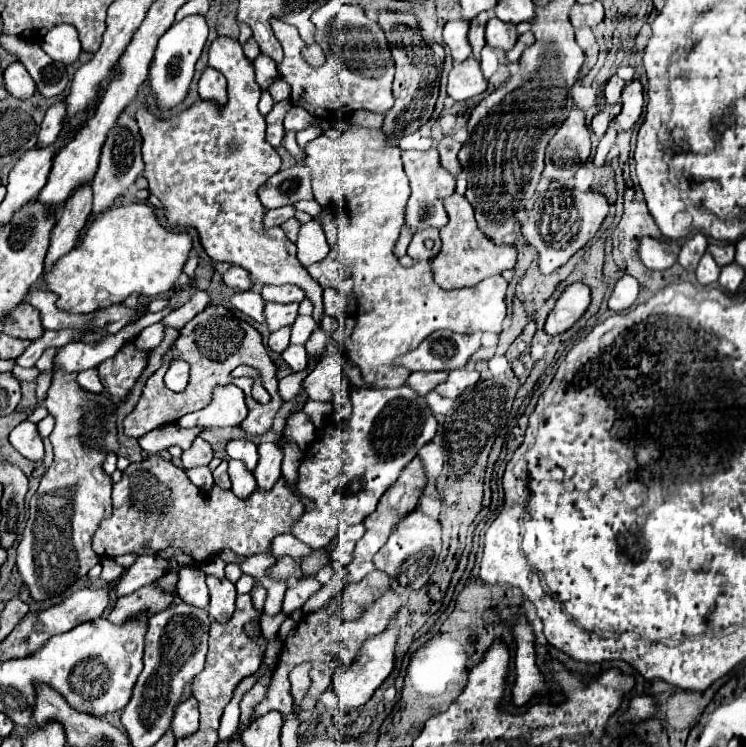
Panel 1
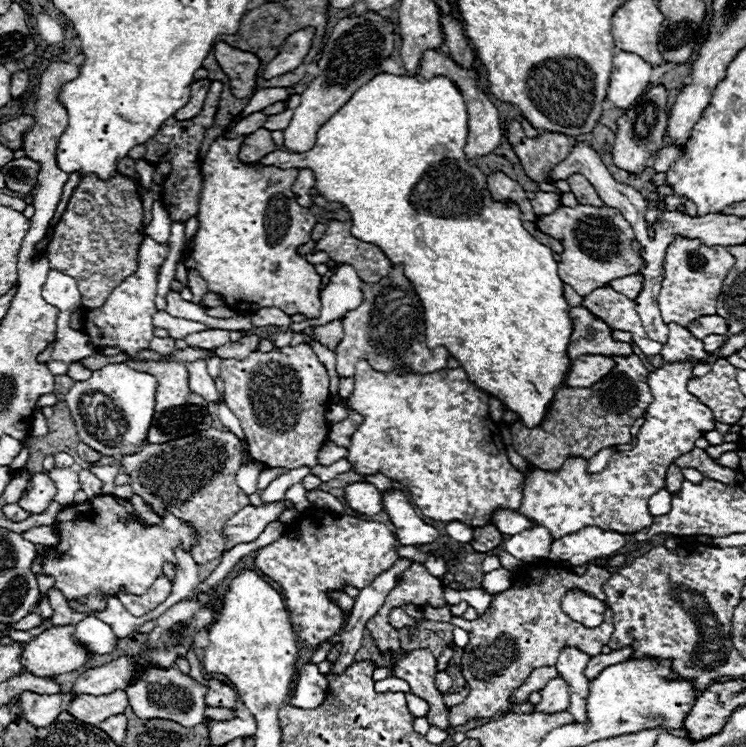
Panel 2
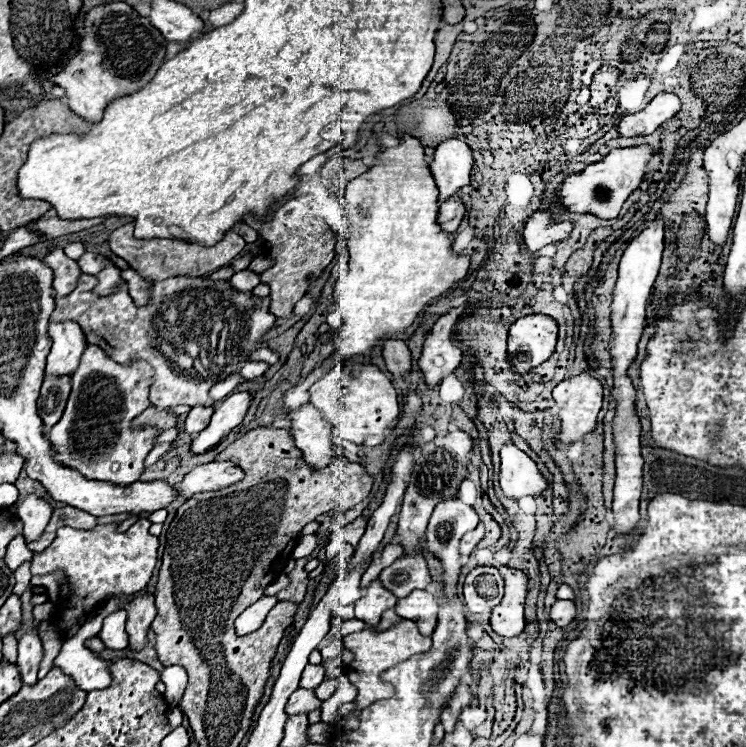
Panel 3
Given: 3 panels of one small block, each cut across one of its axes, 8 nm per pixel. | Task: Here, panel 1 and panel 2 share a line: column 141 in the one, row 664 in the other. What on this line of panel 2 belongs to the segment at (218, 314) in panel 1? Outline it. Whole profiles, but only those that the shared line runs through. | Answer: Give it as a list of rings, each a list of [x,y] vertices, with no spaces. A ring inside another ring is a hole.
[[[414,650],[400,658],[396,666],[392,666],[394,674],[402,680],[406,680],[412,688],[412,692],[420,698],[424,698],[430,704],[428,712],[428,722],[440,726],[442,730],[448,730],[448,712],[442,702],[442,694],[434,686],[434,676],[436,676],[436,658],[432,656],[430,650]]]

